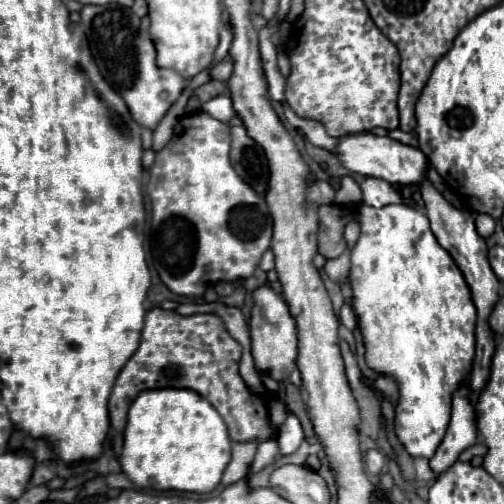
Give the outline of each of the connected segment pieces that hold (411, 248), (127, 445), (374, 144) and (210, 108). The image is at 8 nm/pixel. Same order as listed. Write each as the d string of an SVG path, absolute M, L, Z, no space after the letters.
M368 204L358 206L358 222L360 222L360 238L356 242L356 246L352 248L352 268L350 268L350 284L352 284L352 292L354 292L354 312L358 316L358 326L364 334L364 342L366 342L366 362L368 366L378 372L378 374L390 374L396 378L398 388L400 388L400 400L396 404L396 418L394 418L394 428L396 434L400 438L400 442L404 444L404 448L408 450L410 456L424 456L424 458L432 458L438 444L444 438L446 426L450 422L450 400L452 400L452 392L468 378L468 372L472 368L472 360L474 360L474 328L476 328L476 306L472 302L472 294L470 288L460 272L460 268L456 266L456 262L452 260L452 256L438 244L436 236L430 230L430 222L428 218L406 204L388 204L382 208L374 208Z
M146 390L130 406L123 432L122 472L136 486L152 490L212 492L230 462L232 440L216 408L190 390Z
M366 132L366 134L348 134L338 142L334 154L346 170L362 174L362 176L382 178L390 184L400 184L400 186L418 184L426 176L428 158L424 156L424 152L418 150L418 148L406 146L398 140L392 140L390 136L376 136L376 134L370 134L370 132Z
M216 96L208 102L202 104L202 110L204 112L210 112L216 120L222 120L222 122L230 122L234 118L234 106L232 106L232 100L228 96Z

